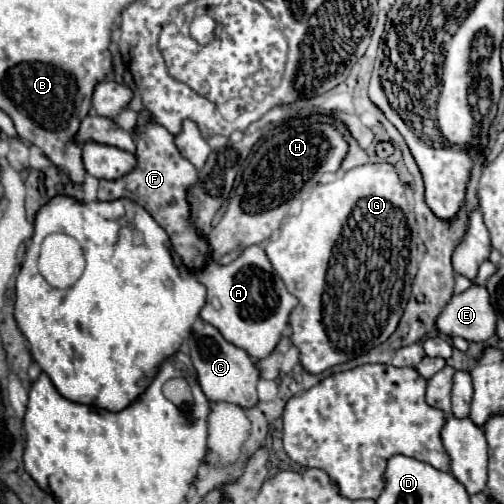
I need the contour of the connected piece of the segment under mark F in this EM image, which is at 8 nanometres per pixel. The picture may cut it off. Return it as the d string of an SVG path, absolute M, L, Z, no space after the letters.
M139 113L137 131L139 131L139 137L135 139L137 167L121 179L115 179L115 181L101 179L99 181L99 201L115 201L115 199L125 197L125 199L139 203L167 231L171 245L173 245L175 253L183 259L183 263L189 269L199 271L199 269L203 269L203 265L207 265L211 251L209 251L205 237L199 237L199 233L191 221L191 211L187 205L187 191L191 189L191 185L195 185L197 169L201 169L205 165L205 161L211 153L211 147L207 145L207 141L203 139L203 135L199 133L199 129L193 121L185 121L183 131L177 137L173 137L167 129L153 123L149 113Z

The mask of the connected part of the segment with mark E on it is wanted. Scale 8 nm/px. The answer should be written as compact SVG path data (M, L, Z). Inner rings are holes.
M471 287L465 293L453 295L437 317L437 331L445 337L463 337L467 341L487 341L495 333L495 311L489 303L485 287Z

